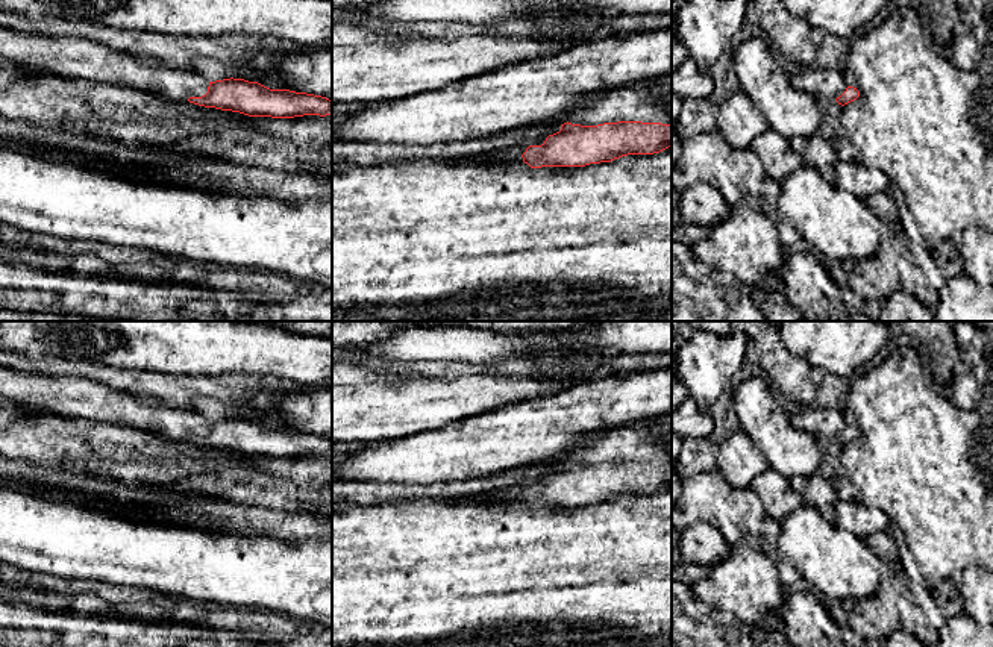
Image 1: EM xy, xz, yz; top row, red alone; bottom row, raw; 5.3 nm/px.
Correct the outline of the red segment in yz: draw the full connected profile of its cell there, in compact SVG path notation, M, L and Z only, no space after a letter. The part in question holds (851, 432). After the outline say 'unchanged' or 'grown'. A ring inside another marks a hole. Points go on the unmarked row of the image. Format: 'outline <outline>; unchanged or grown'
outline M802 406L797 414L790 415L790 421L796 429L835 439L841 445L860 436L860 430L847 424L840 409Z; grown

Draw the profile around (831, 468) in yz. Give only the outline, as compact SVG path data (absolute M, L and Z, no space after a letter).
M816 436L823 459L820 462L819 474L822 474L835 489L840 500L864 502L861 491L854 485L844 467L841 465L841 444L826 436Z

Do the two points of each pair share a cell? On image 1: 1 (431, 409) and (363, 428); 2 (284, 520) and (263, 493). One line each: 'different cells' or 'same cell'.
1: same cell
2: different cells

